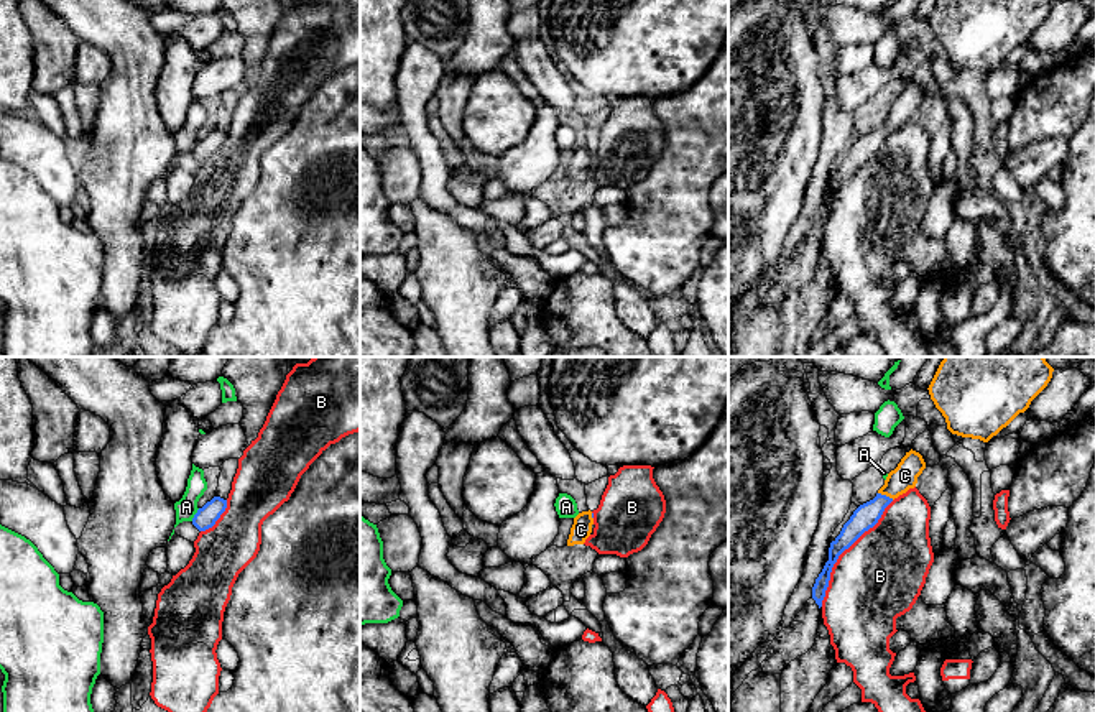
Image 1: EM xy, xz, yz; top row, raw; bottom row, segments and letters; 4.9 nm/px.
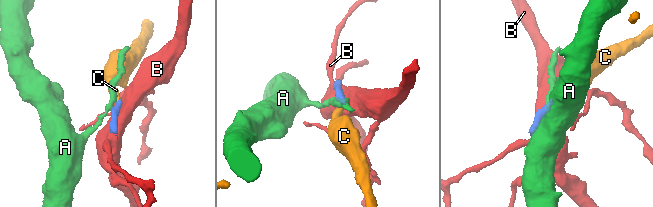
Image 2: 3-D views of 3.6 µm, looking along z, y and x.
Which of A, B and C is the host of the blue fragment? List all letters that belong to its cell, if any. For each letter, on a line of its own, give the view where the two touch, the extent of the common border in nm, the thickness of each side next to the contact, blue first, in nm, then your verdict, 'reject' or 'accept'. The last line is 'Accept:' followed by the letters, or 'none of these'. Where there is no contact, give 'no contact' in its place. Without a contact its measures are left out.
A: xy | 80 nm | 110/100 nm | reject
B: yz | 650 nm | 120/420 nm | reject
C: yz | 90 nm | 120/120 nm | accept
Accept: C

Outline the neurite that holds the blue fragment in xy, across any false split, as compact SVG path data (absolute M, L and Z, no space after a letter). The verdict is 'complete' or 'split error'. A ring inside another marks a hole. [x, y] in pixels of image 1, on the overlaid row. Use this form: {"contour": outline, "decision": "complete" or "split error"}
{"contour": "M214 497L210 502L207 502L202 508L197 510L197 513L192 518L192 525L199 531L206 531L215 525L215 521L220 518L225 508L227 500Z", "decision": "complete"}

